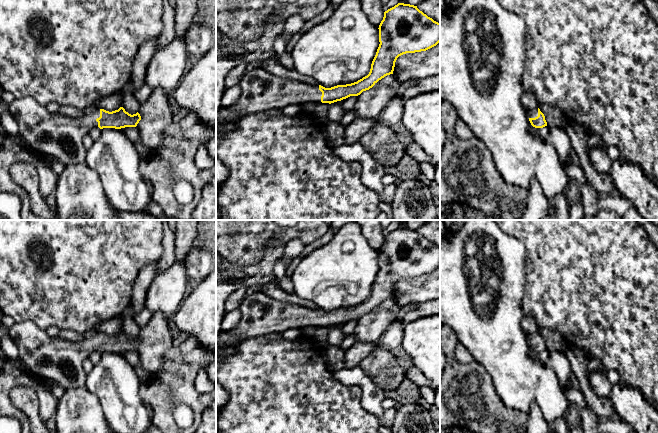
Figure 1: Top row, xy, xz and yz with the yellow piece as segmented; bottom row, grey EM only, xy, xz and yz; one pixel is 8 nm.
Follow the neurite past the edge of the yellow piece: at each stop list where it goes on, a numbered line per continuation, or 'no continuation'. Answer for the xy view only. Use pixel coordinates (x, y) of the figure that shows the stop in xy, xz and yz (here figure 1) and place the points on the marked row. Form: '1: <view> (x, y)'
1: xy (57, 137)

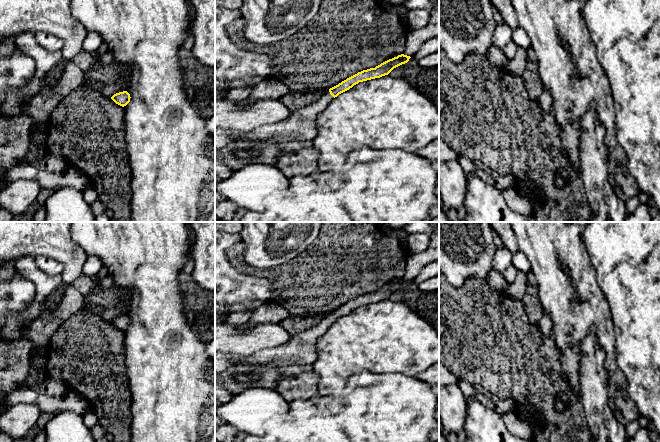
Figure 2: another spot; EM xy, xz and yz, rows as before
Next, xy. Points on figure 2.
no continuation

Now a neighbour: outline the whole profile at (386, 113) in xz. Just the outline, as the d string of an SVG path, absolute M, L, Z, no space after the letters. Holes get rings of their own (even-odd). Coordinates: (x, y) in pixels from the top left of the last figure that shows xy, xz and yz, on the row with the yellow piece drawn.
M389 75L359 82L335 97L317 116L318 134L311 145L319 151L318 171L337 171L350 153L364 147L377 150L401 149L415 153L439 139L439 109L411 84Z

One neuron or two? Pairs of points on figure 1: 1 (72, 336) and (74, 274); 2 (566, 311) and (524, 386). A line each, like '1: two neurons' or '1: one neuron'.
1: two neurons
2: two neurons

